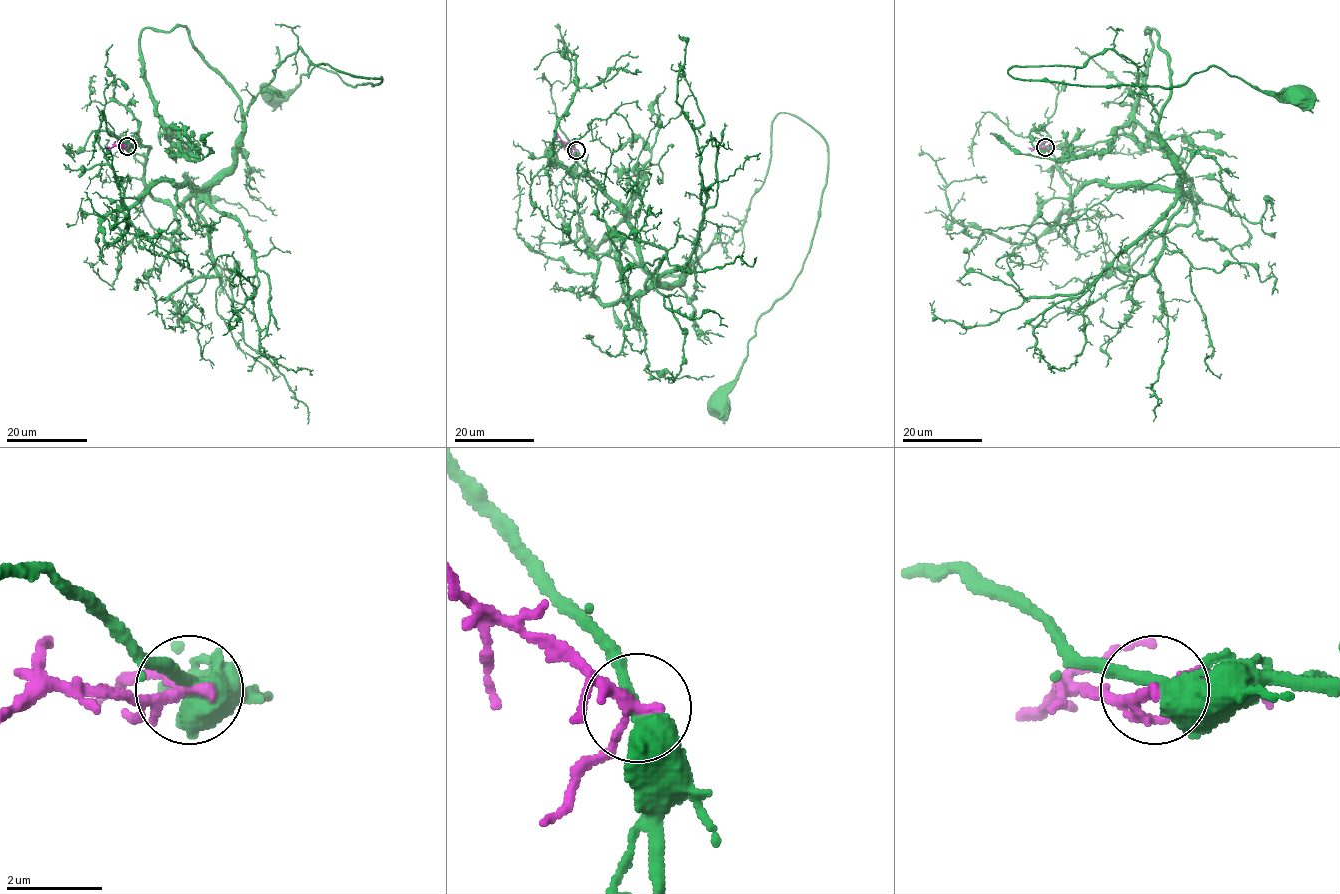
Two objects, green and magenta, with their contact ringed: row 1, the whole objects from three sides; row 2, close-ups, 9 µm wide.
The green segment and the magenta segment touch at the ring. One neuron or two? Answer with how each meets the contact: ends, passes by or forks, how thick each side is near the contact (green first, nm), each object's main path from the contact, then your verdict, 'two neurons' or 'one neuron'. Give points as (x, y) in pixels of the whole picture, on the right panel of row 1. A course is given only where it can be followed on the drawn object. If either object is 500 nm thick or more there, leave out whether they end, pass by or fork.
green passes by; magenta passes by; 420 nm thick on the green side, 220 nm on the other; green runs (1045, 146), (1134, 135), (1198, 203), (1128, 59), (1013, 66), (1166, 88), (1215, 66), (1298, 101); magenta runs (1045, 146), (1028, 147); two neurons

